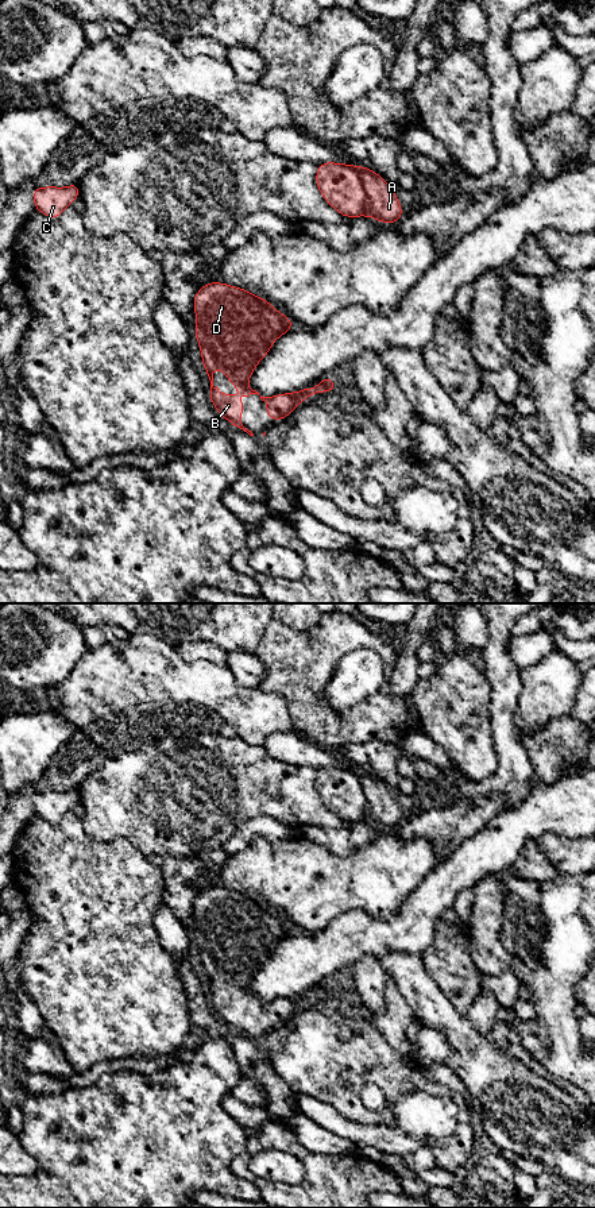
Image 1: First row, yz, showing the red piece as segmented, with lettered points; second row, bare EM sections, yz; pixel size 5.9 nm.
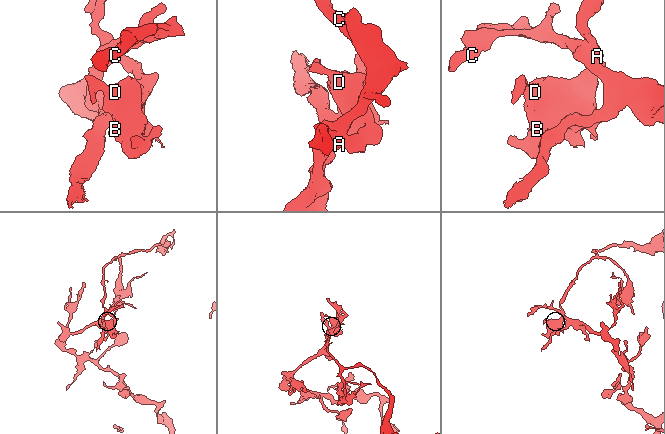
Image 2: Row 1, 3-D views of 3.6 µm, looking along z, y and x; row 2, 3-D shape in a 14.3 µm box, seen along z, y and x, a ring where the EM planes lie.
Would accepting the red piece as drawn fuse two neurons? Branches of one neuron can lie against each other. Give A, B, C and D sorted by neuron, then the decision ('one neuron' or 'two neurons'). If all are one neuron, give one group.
groups A B D / C; two neurons

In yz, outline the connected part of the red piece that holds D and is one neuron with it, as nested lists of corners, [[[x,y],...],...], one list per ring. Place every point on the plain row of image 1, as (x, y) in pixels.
[[[208,887],[196,898],[193,915],[197,921],[194,938],[200,949],[204,973],[210,985],[210,1006],[215,1014],[219,1015],[219,1019],[232,1030],[254,1041],[240,1026],[242,1016],[246,1015],[246,1008],[237,1006],[237,999],[220,999],[220,993],[213,991],[213,977],[219,970],[223,973],[224,981],[243,997],[242,1001],[258,999],[260,1004],[266,1007],[266,1022],[268,1024],[277,1023],[278,1027],[281,1027],[298,1008],[314,999],[313,992],[305,992],[300,996],[262,1001],[256,995],[248,991],[251,979],[259,966],[270,957],[273,948],[294,933],[291,925],[277,915],[270,906],[254,900],[243,892],[231,891],[224,887]]]

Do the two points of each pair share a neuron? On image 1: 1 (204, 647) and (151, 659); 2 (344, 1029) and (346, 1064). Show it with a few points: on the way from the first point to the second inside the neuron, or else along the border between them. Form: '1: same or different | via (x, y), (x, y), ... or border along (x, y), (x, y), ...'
1: different | border along (176, 648), (188, 662), (209, 660)
2: different | border along (342, 1014), (337, 1021), (337, 1034), (346, 1039)

